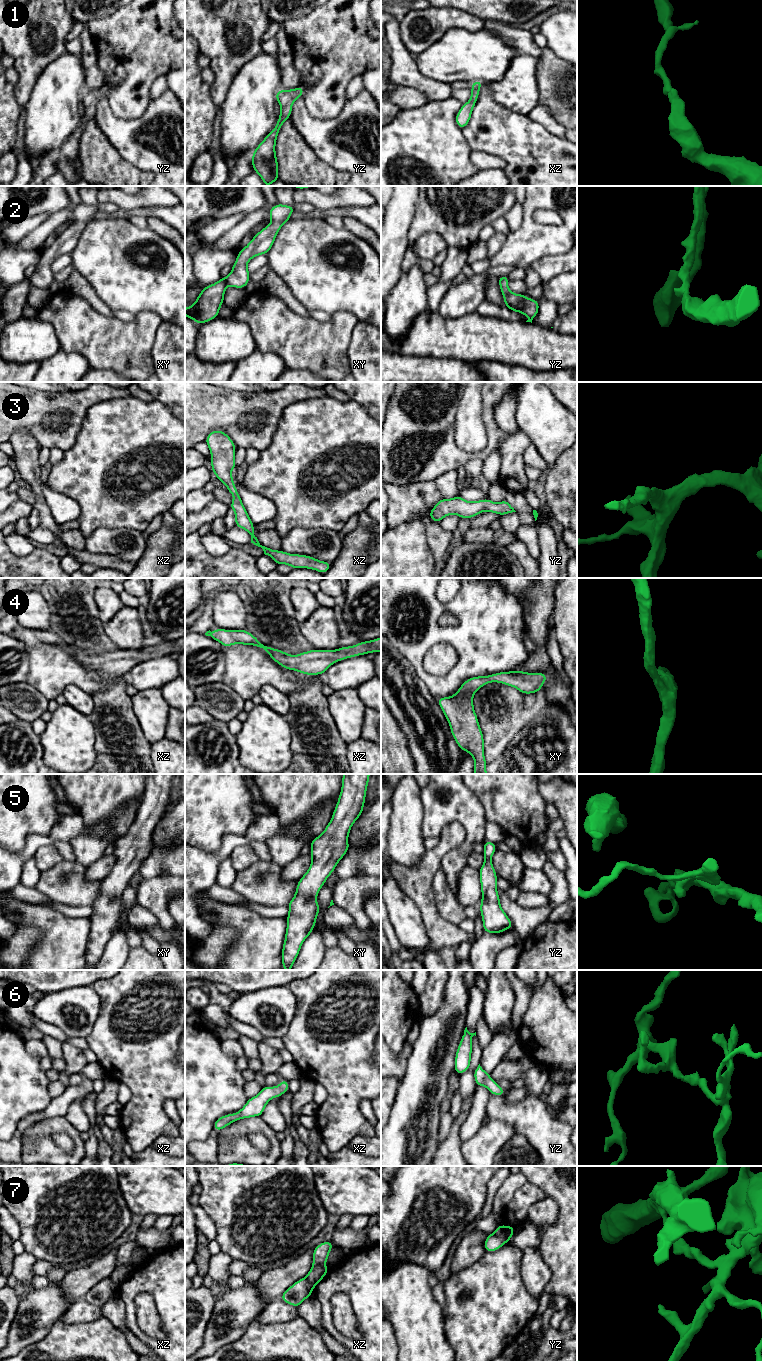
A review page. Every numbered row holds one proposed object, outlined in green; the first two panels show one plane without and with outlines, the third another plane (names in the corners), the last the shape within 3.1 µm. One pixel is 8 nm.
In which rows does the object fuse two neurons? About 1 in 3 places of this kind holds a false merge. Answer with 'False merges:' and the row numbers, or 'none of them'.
False merges: 7

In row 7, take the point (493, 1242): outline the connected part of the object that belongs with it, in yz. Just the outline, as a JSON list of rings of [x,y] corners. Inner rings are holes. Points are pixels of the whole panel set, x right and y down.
[[[494,1233],[489,1234],[484,1242],[484,1248],[486,1252],[493,1252],[500,1249],[507,1241],[495,1235]]]

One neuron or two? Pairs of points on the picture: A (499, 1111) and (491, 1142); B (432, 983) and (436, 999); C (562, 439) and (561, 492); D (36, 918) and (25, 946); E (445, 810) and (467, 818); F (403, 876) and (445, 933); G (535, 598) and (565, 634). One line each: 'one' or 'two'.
A: two
B: one
C: two
D: two
E: one
F: one
G: two

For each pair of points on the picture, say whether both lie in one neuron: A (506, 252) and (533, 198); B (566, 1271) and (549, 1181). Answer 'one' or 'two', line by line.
A: one
B: one

